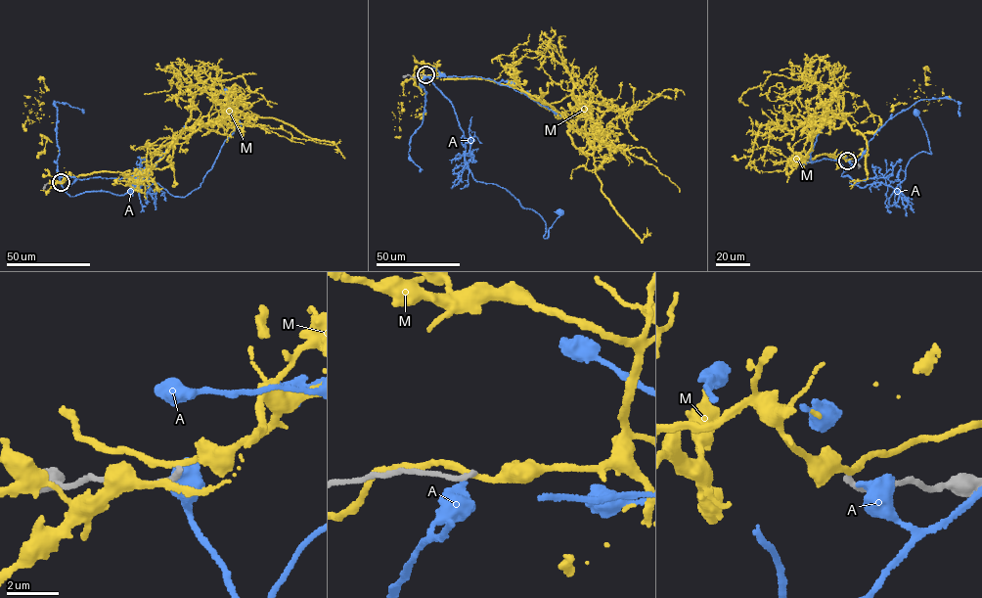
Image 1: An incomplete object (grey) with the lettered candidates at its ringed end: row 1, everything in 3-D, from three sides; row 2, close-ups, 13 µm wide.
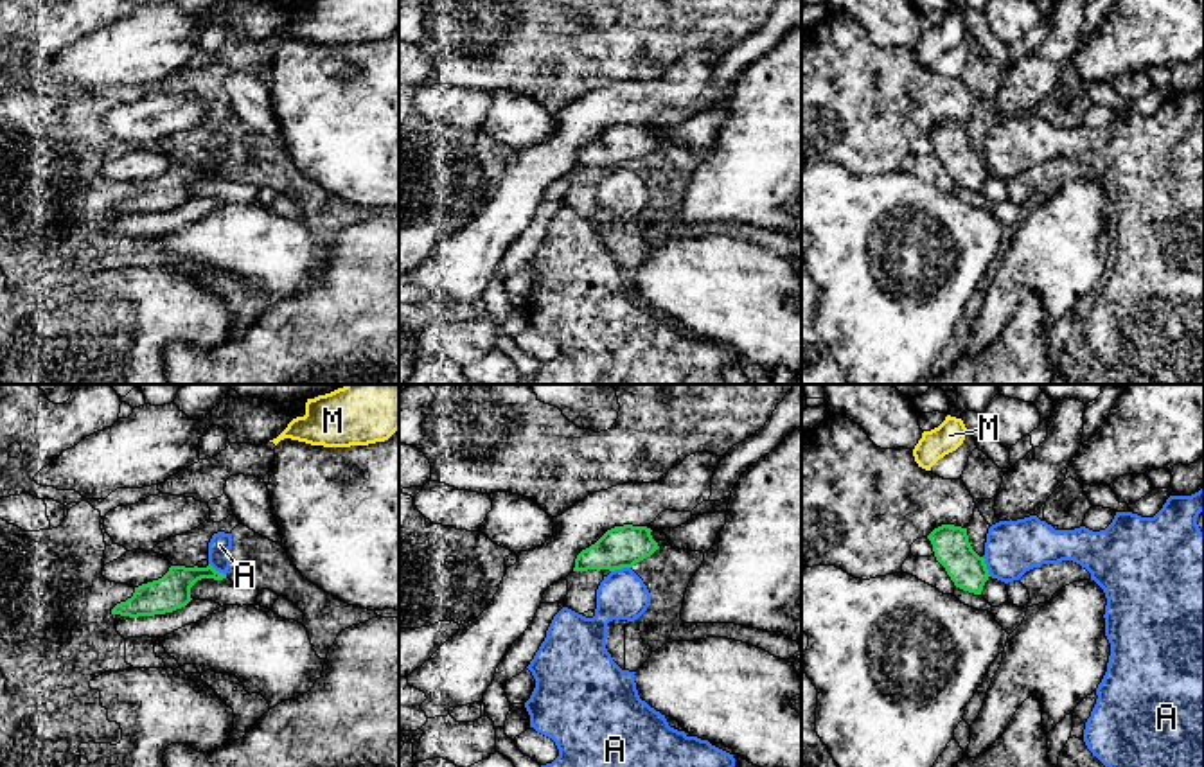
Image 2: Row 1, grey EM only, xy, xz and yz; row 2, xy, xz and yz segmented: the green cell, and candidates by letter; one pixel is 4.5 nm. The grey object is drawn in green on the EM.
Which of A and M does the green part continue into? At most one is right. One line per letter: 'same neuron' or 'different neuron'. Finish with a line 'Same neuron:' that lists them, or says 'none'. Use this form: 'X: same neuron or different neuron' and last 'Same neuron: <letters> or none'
A: different neuron
M: different neuron
Same neuron: none

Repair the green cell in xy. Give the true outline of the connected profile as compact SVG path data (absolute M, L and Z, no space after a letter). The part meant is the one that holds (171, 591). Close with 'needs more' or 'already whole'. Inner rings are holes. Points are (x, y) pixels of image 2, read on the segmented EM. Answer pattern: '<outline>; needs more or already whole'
M210 564L207 568L171 566L162 578L135 587L133 596L117 604L111 614L138 618L181 609L192 600L190 587L201 578L223 580L226 575Z; already whole

